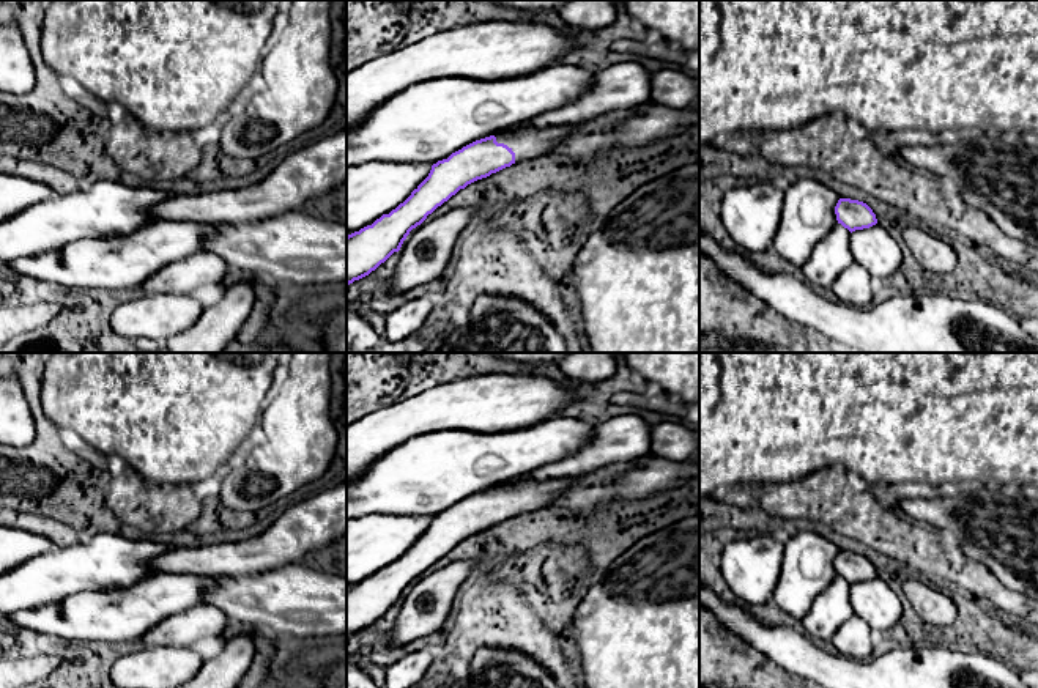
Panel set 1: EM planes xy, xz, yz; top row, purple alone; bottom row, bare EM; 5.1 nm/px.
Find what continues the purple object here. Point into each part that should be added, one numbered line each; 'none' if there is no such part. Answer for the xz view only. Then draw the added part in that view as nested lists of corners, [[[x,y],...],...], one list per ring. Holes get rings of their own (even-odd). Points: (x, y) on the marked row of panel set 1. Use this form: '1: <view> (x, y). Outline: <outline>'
1: xz (528, 144). Outline: [[[641,105],[633,107],[624,113],[605,113],[589,121],[575,124],[523,129],[512,135],[498,135],[496,142],[507,145],[515,153],[515,162],[525,162],[539,156],[545,156],[551,148],[562,143],[575,132],[610,129],[636,113],[639,109]]]

